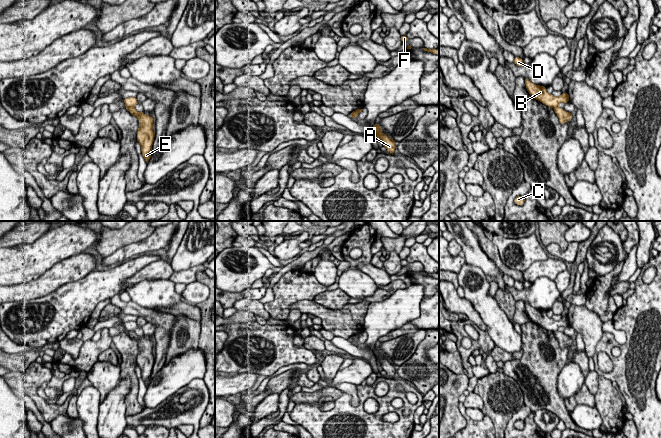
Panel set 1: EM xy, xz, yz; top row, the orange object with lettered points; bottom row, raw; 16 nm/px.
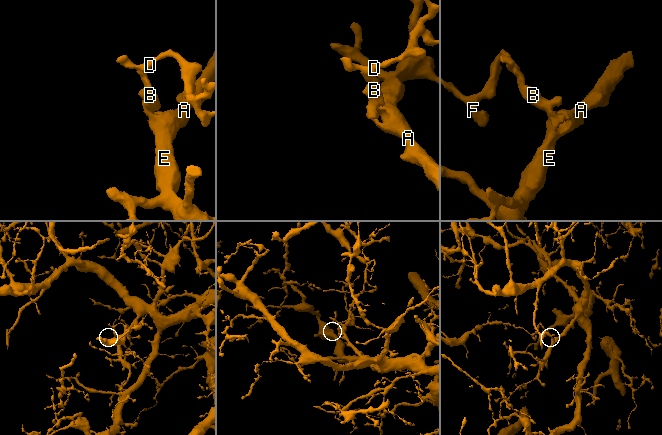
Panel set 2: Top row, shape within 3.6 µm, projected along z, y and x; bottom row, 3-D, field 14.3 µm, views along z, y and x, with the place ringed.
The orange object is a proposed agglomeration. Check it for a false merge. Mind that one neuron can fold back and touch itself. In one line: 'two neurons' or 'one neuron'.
two neurons

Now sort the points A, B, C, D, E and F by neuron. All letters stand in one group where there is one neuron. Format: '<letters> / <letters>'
A C E / B D F

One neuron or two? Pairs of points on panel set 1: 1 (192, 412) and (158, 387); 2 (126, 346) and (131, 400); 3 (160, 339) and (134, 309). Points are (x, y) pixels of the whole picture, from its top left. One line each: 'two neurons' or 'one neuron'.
1: two neurons
2: one neuron
3: one neuron

